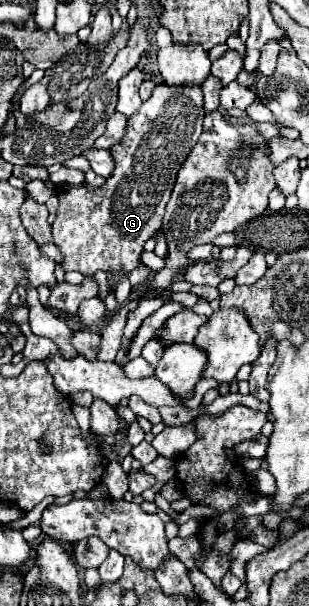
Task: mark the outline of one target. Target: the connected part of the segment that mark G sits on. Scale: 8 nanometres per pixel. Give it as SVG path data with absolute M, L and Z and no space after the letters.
M160 84L154 88L152 96L140 106L140 110L128 118L126 134L122 140L110 148L114 158L114 172L104 182L104 186L94 188L88 184L62 184L58 186L58 200L60 206L56 210L56 220L52 224L52 236L56 246L60 248L64 262L62 268L82 272L84 276L94 274L96 270L112 272L114 280L118 282L120 272L130 274L140 264L142 246L154 232L162 226L164 208L170 200L170 192L174 188L176 172L184 164L186 156L198 142L202 134L202 120L204 120L204 100L200 86L168 86Z

